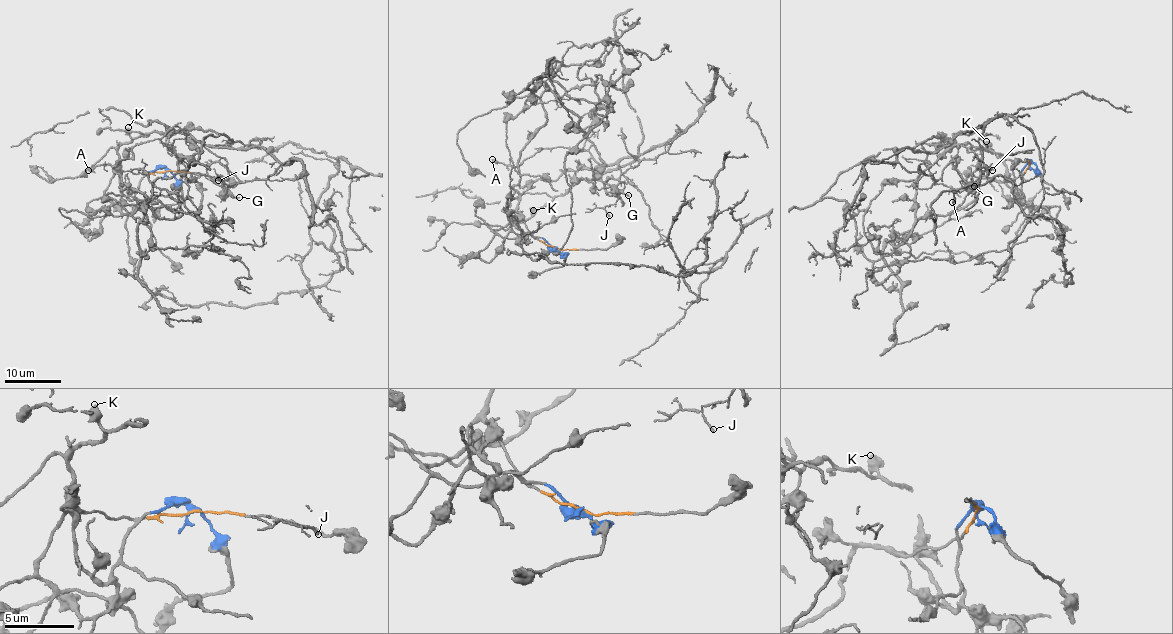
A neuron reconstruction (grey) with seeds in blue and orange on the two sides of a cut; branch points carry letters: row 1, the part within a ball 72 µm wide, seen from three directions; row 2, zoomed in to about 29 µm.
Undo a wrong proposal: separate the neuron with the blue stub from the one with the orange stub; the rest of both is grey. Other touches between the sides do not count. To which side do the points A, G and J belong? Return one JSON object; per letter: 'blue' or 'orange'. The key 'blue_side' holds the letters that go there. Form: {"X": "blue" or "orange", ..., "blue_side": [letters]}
{"A": "orange", "G": "orange", "J": "orange", "blue_side": []}

